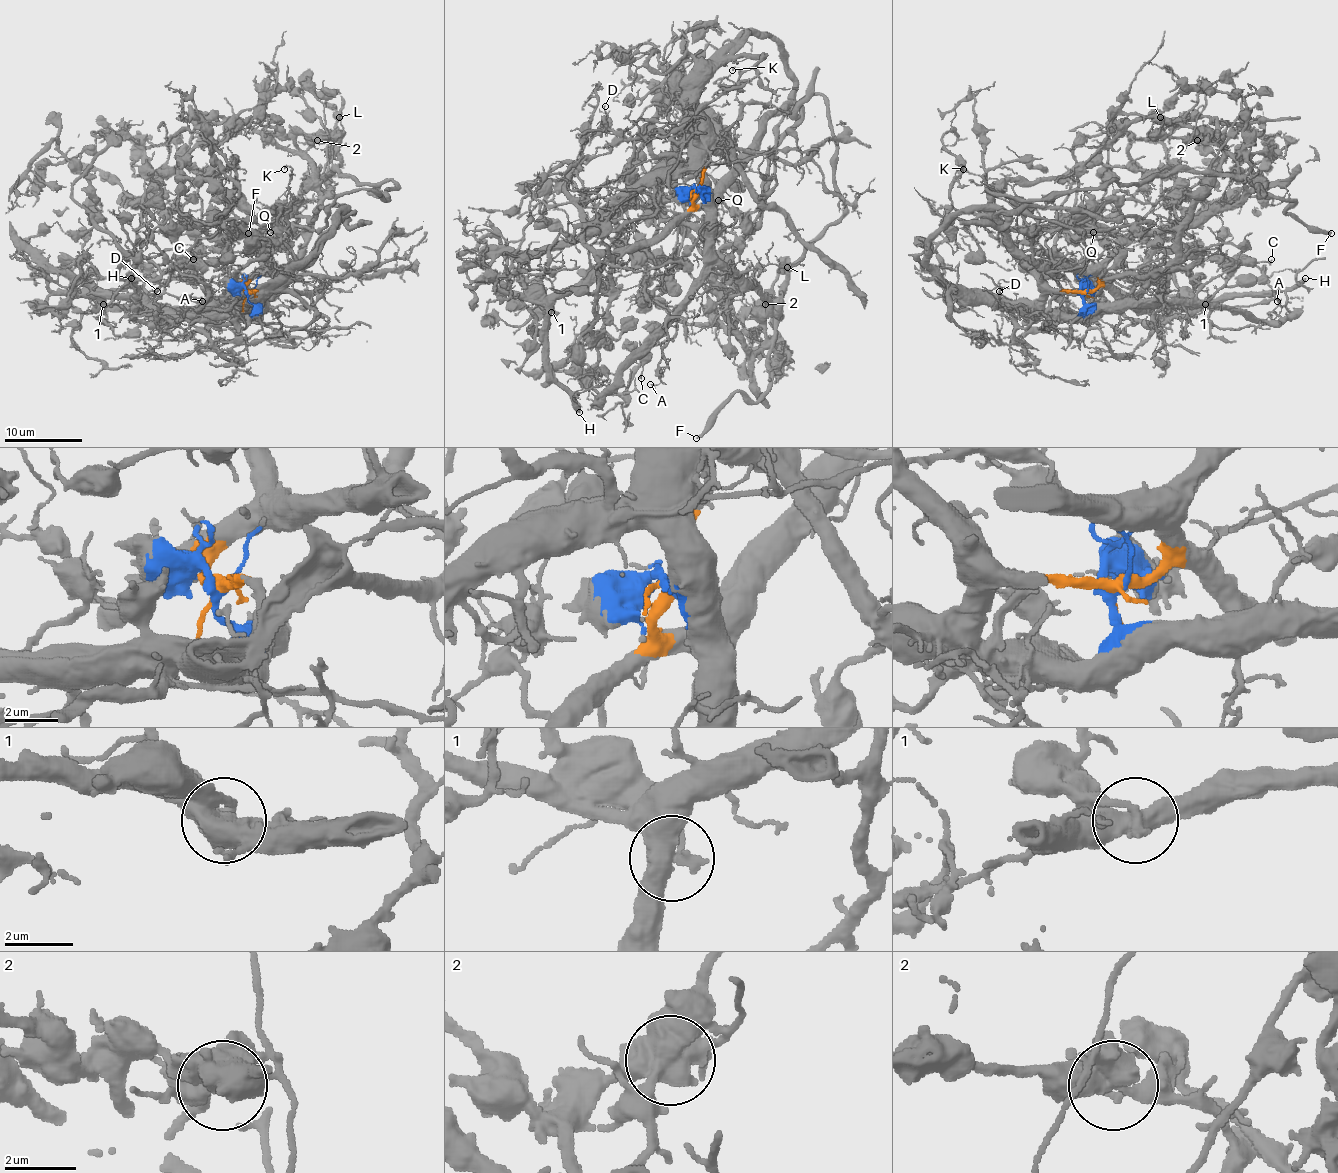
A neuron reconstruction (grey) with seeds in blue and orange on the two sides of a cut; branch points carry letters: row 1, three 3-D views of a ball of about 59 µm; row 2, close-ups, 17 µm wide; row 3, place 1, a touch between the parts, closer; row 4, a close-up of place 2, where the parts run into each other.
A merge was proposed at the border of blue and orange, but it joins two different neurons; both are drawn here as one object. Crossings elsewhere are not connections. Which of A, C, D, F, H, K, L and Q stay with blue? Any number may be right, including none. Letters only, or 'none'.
A, C, D, L

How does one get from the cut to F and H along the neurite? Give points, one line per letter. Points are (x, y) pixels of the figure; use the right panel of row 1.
F: (1084, 293), (1097, 286), (1105, 264), (1134, 231), (1186, 225), (1282, 185), (1293, 200), (1285, 214), (1330, 233)
H: (1084, 293), (1107, 286), (1132, 307), (1196, 307), (1231, 295), (1266, 295), (1297, 286), (1305, 278)

